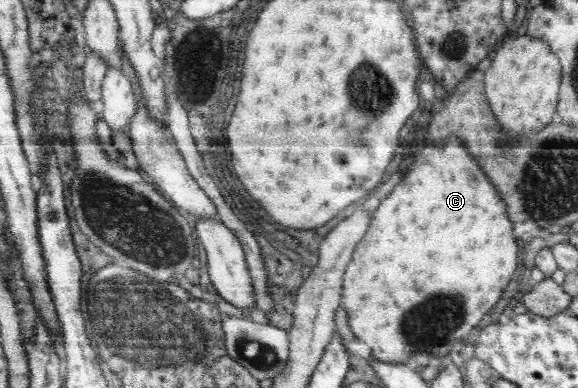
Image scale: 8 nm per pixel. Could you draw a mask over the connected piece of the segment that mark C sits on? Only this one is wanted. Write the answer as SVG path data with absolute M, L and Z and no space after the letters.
M454 135L449 136L445 146L430 141L425 151L414 158L410 174L404 174L402 186L398 184L396 190L384 200L384 204L380 204L374 210L374 214L372 214L374 224L370 224L370 232L366 232L366 240L362 240L362 244L358 244L358 252L353 252L354 264L349 263L348 270L345 272L341 306L348 313L348 326L350 326L354 337L368 345L372 351L372 357L380 362L406 365L410 358L415 358L415 371L420 372L424 366L428 366L438 359L438 350L432 354L434 348L442 348L446 342L452 342L452 340L460 342L460 338L468 337L470 330L500 301L506 286L514 278L518 268L518 244L512 238L512 220L508 217L507 205L498 193L496 185L492 183L492 179L484 173L484 169L468 151L469 148L466 147L464 141Z

